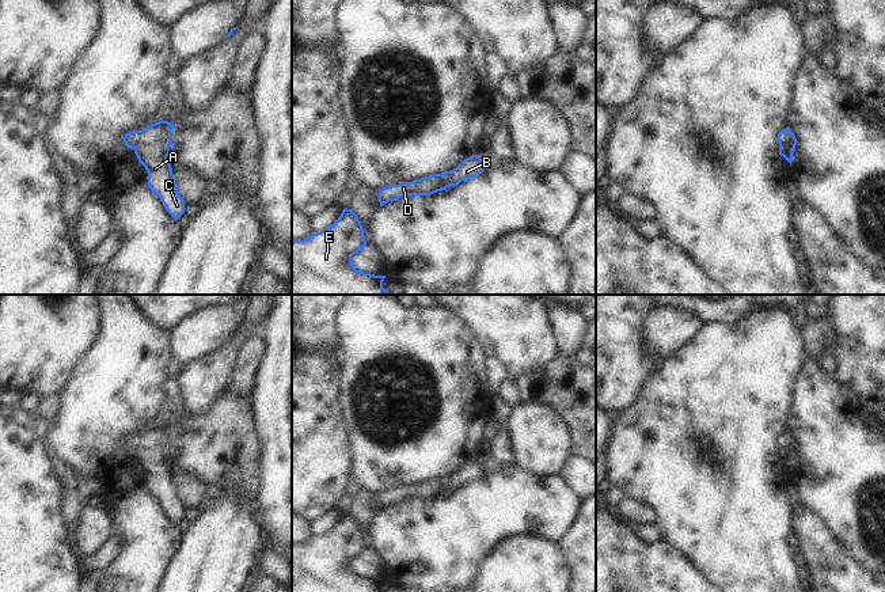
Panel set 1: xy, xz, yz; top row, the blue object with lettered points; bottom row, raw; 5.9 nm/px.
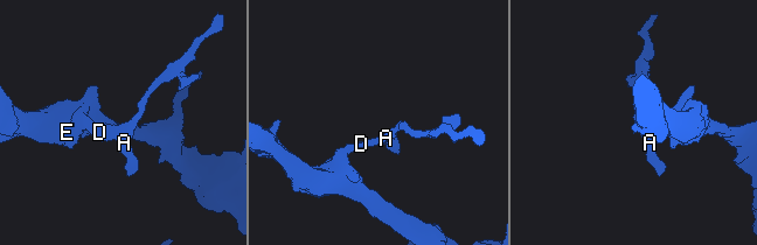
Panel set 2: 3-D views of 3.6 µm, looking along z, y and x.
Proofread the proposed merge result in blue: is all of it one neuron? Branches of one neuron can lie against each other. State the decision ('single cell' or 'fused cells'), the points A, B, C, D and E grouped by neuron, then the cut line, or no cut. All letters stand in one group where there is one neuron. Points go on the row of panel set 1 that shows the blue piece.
single cell | A B C D E | no cut

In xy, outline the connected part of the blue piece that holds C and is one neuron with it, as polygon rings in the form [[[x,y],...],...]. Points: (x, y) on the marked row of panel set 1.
[[[159,121],[141,130],[125,134],[124,143],[133,148],[138,162],[148,172],[148,187],[159,196],[166,210],[178,220],[185,212],[185,201],[178,191],[168,155],[174,124]]]

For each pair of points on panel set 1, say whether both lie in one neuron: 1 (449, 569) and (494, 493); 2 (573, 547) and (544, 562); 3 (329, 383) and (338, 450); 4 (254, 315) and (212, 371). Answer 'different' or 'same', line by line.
1: same
2: different
3: same
4: same

